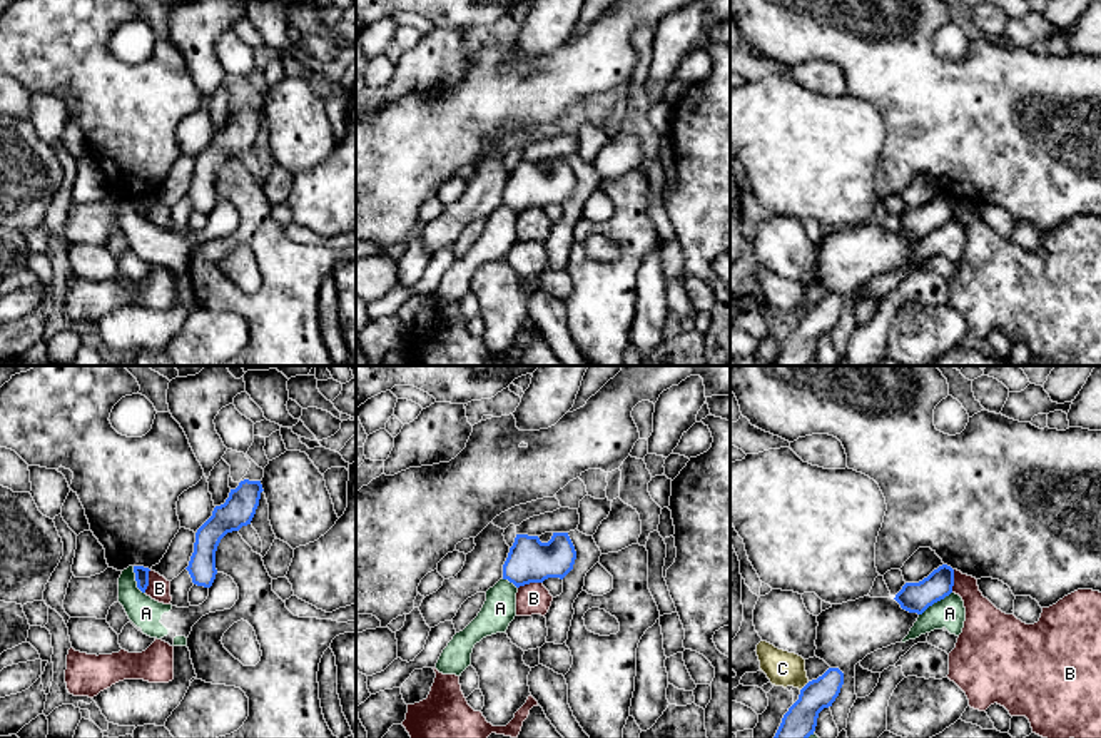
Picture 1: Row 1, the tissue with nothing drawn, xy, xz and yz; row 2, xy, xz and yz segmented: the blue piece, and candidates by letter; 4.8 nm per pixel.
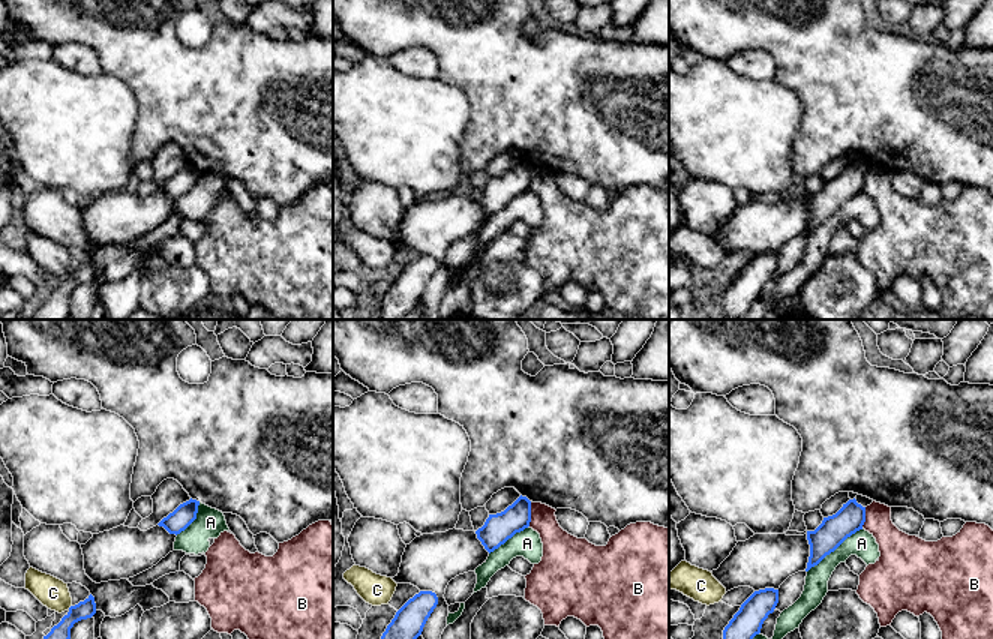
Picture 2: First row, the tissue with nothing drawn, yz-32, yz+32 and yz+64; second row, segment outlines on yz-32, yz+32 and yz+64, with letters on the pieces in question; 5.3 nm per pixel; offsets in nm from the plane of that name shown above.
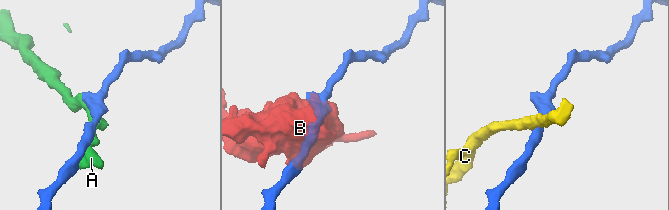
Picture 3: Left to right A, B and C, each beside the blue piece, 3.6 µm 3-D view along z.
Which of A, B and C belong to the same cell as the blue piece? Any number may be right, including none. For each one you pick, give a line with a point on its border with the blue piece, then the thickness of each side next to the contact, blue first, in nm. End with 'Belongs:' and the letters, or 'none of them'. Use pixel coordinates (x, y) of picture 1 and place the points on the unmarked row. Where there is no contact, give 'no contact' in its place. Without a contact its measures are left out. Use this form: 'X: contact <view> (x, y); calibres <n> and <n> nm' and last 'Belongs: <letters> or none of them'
Belongs: none of them

